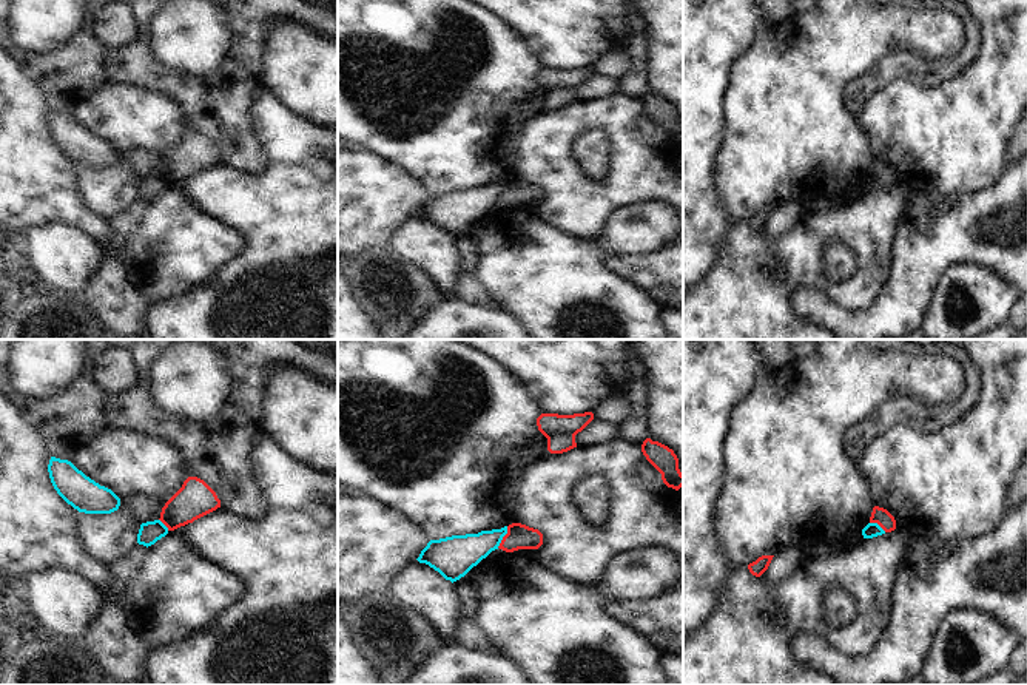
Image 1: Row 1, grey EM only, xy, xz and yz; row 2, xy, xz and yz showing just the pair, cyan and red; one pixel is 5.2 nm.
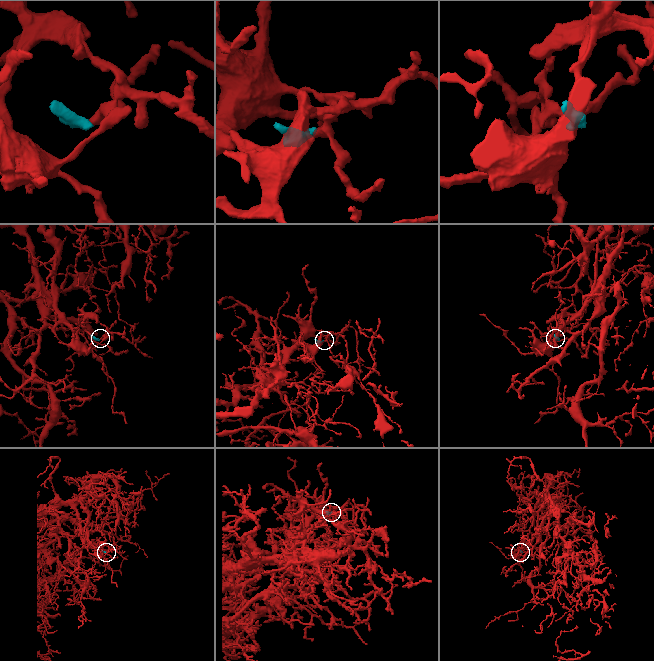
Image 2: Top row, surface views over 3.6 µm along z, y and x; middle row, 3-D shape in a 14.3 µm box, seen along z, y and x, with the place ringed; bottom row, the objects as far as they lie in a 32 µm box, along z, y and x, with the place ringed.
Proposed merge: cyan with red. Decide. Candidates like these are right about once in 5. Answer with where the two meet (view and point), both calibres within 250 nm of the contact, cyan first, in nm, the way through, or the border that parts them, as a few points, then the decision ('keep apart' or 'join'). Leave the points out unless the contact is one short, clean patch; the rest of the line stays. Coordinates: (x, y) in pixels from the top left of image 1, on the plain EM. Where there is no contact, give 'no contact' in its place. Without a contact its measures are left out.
contact xz (503, 190); calibres 190 and 130 nm; border xz (508, 181), (497, 201); keep apart

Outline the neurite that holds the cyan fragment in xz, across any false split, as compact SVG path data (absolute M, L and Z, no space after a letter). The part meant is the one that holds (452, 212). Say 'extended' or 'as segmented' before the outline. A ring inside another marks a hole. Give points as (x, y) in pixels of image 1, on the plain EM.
as segmented; M507 181L478 188L452 190L430 194L416 213L438 225L452 238L464 231L473 221L498 204Z

